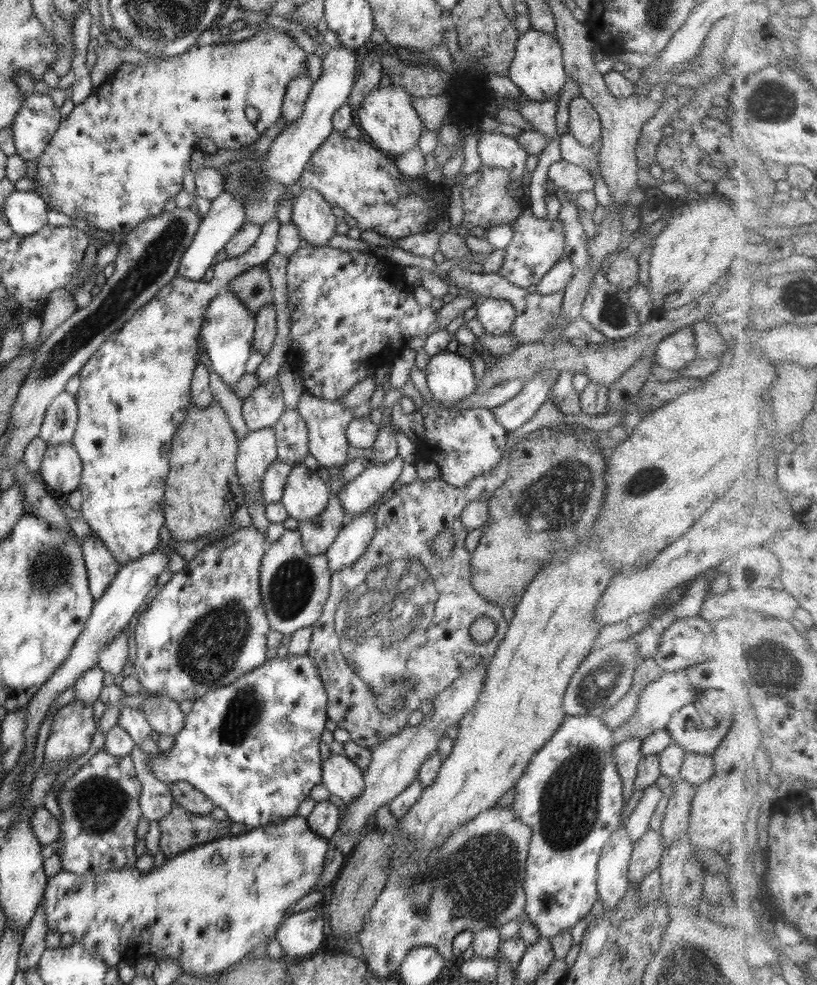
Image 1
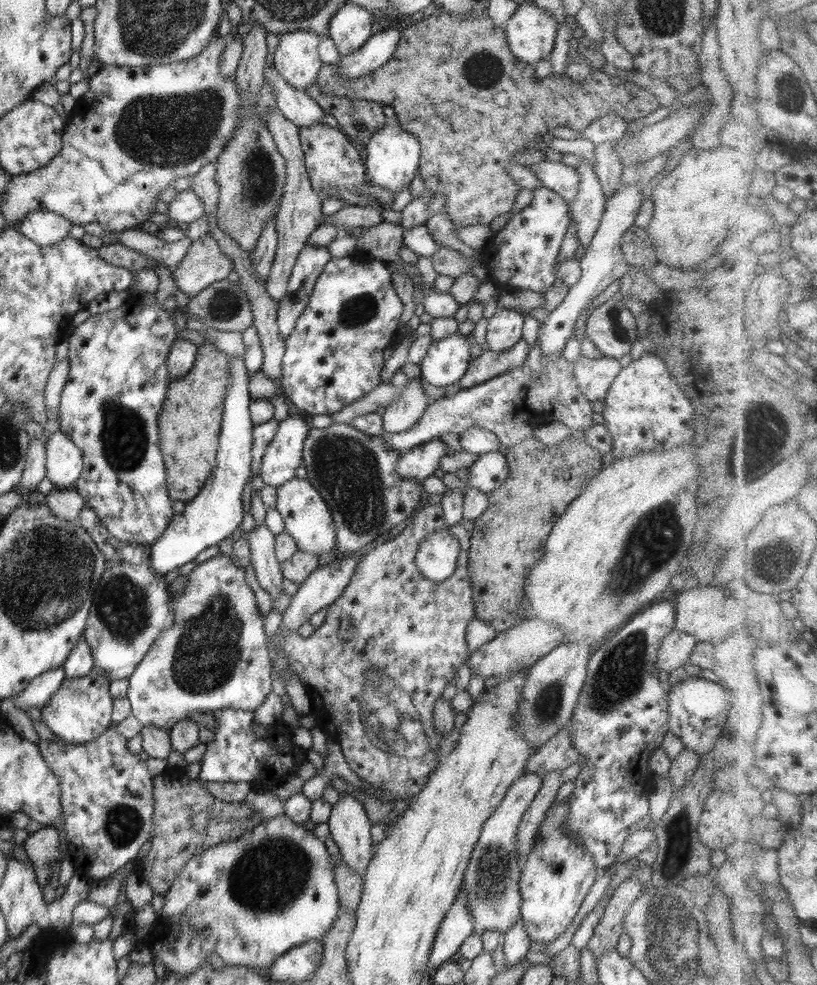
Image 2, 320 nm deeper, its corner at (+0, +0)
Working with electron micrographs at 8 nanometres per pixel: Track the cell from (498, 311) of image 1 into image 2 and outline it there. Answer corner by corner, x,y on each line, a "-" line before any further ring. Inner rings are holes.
497,308
496,313
487,320
486,344
488,344
488,348
500,353
510,350
515,344
518,344
520,339
522,339
524,317
525,313
519,310
502,310
502,308

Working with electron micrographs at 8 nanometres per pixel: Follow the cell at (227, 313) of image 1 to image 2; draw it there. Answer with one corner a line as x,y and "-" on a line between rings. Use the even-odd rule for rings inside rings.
231,357
228,365
231,379
227,384
227,393
223,402
223,419
219,434
219,448
217,451
216,464
212,468
210,478
206,480
206,484
196,498
186,502
184,512
176,514
172,518
172,522
160,538
156,539
154,544
150,545
150,558
152,568
161,575
166,575
170,570
186,565
192,562
204,550
211,546
222,542
224,538
235,537
238,535
239,527
243,519
244,506
242,505
242,494
244,494
244,486
248,483
251,468
251,450
252,450
252,422
249,406
253,399
248,392
248,383
250,374
247,371
245,360
243,358

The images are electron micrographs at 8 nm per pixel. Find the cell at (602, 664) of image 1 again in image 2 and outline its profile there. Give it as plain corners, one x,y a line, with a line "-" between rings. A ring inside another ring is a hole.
570,725
563,728
552,739
532,753
525,764
526,773
544,776
553,770
563,770
568,766
580,763
582,756
572,745
572,737
569,732

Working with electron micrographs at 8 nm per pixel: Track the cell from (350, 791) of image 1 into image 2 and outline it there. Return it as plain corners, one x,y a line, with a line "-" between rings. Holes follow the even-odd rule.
340,793
338,802
331,807
327,823
330,834
339,848
345,865
349,866
353,872
359,872
363,877
372,858
371,828
373,823
368,819
362,803
353,795

